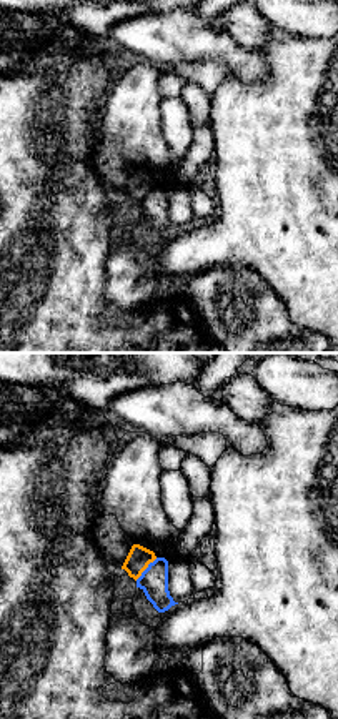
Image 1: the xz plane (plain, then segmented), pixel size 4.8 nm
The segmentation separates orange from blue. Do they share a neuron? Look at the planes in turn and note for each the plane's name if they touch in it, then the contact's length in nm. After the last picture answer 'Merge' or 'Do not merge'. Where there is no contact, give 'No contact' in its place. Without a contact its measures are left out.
Touches orange in xz. Shared border 160 nm

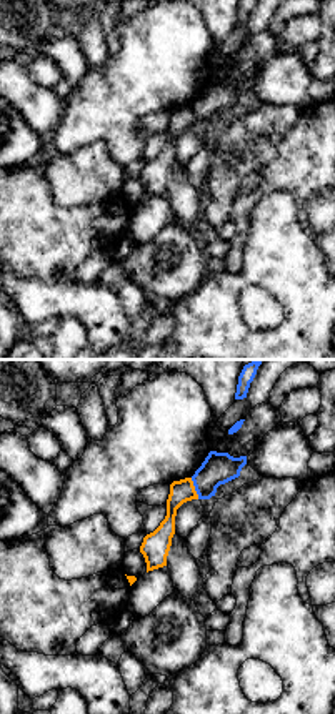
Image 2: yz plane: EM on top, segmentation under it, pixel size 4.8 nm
Touches orange in yz. Shared border 110 nm

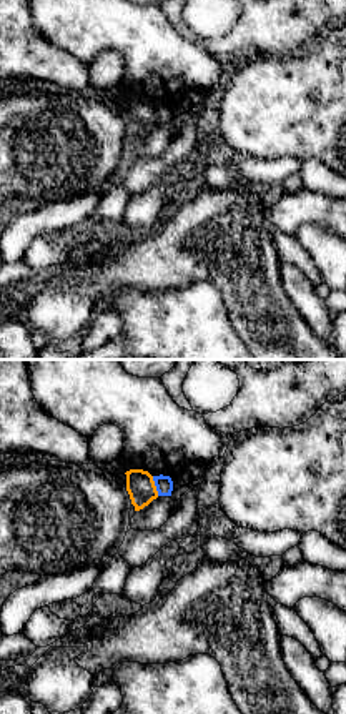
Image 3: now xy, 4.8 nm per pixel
Touches orange in xy. Shared border 100 nm

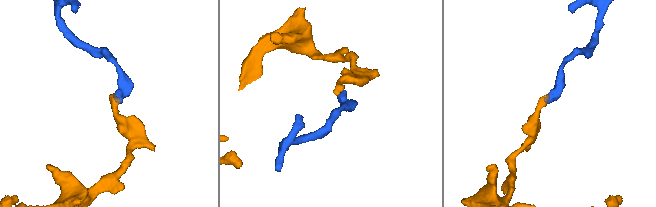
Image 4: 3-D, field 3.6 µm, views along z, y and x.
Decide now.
Do not merge

